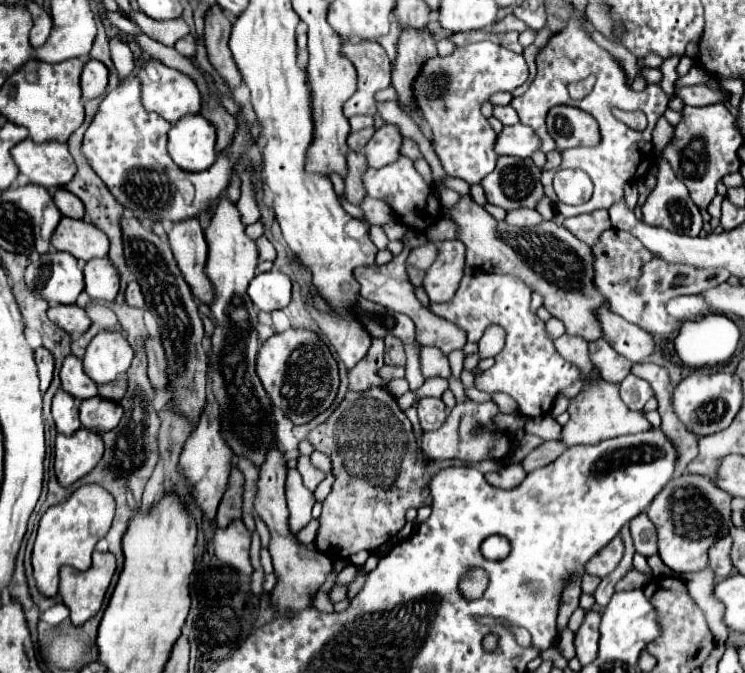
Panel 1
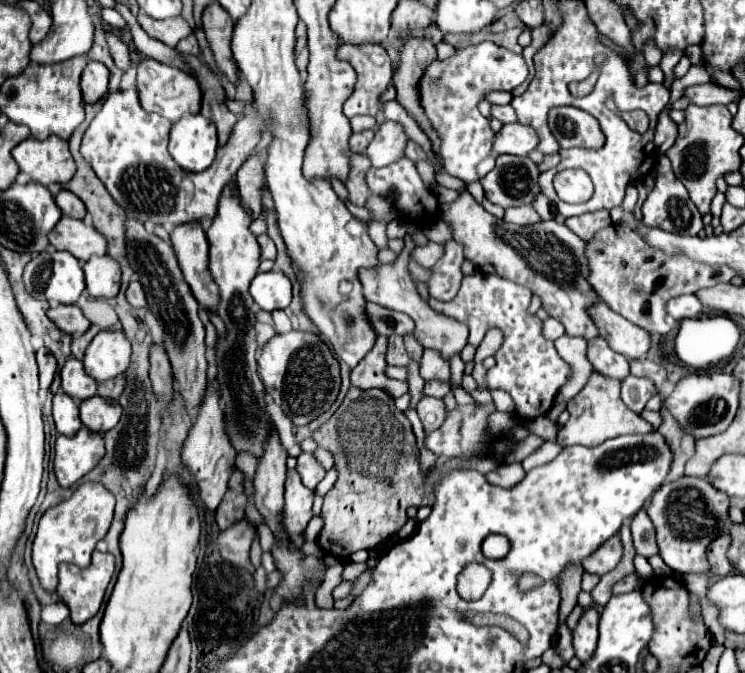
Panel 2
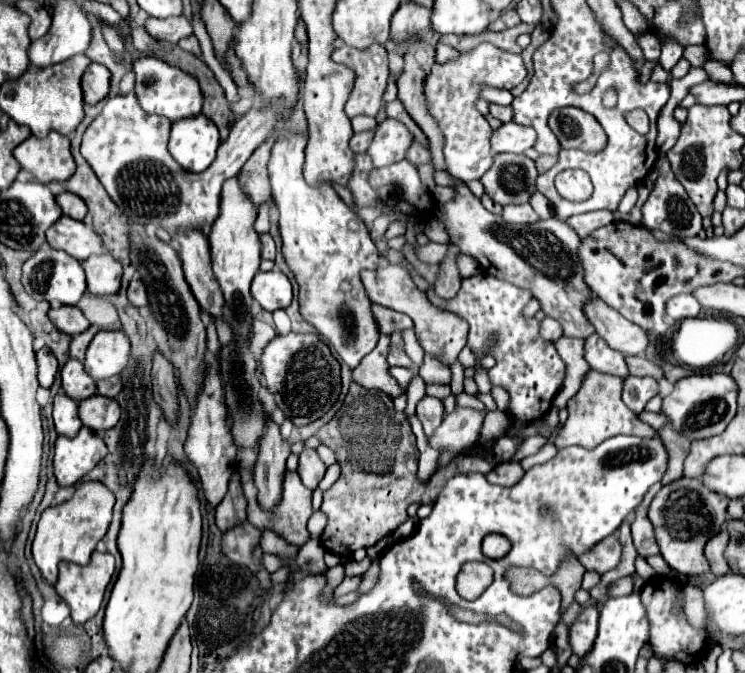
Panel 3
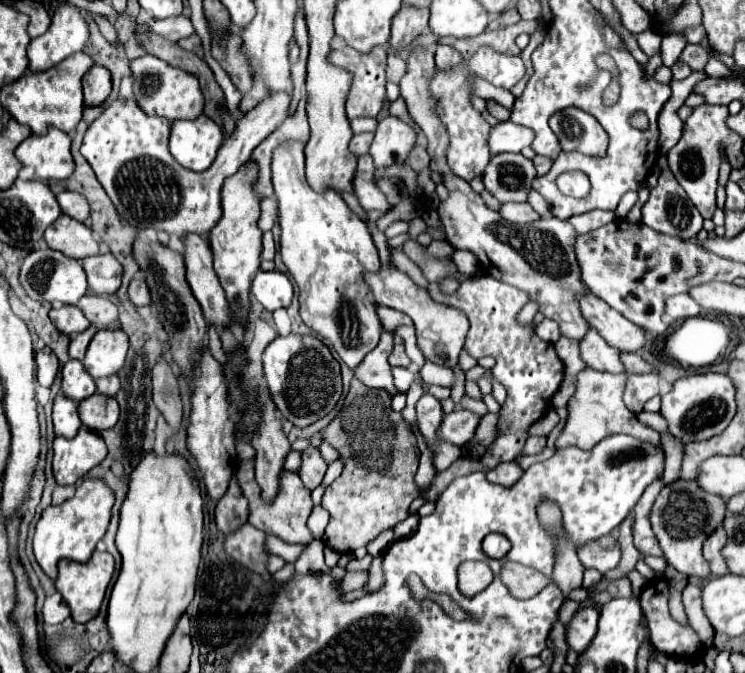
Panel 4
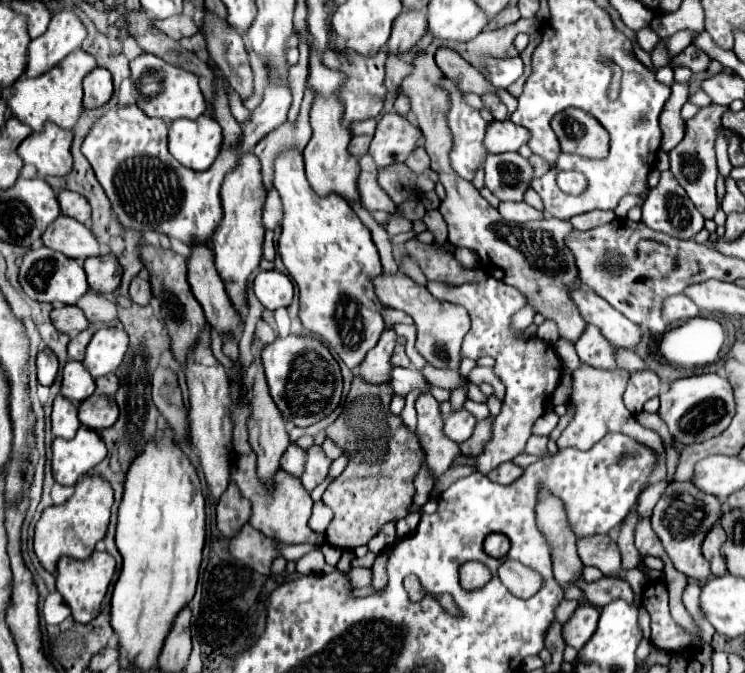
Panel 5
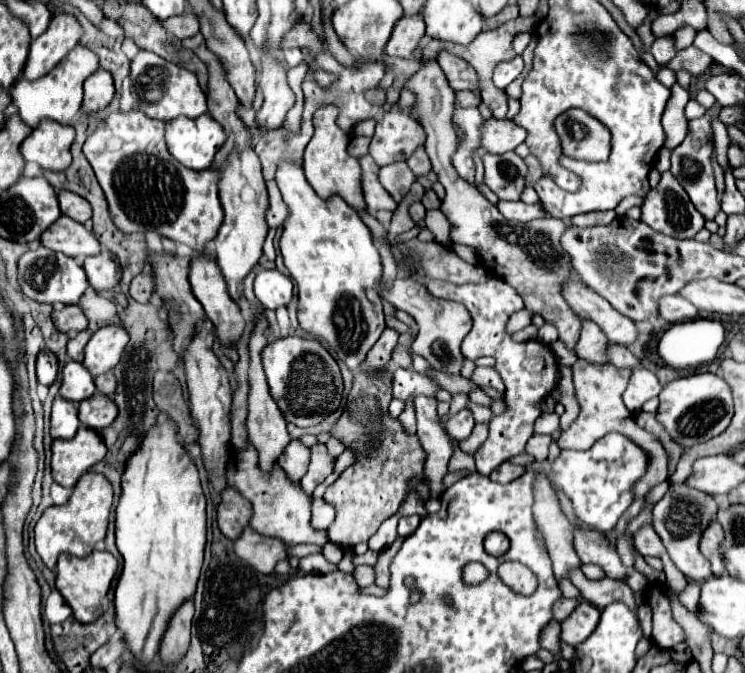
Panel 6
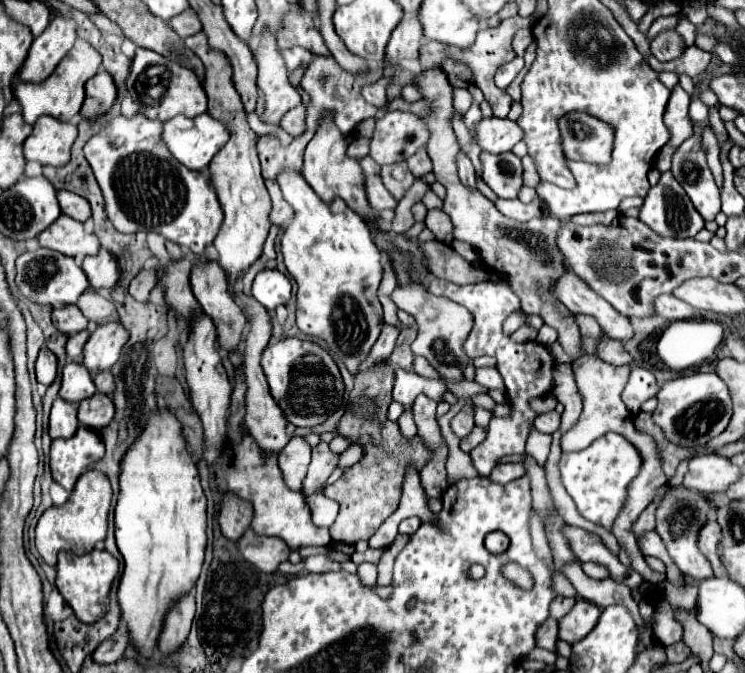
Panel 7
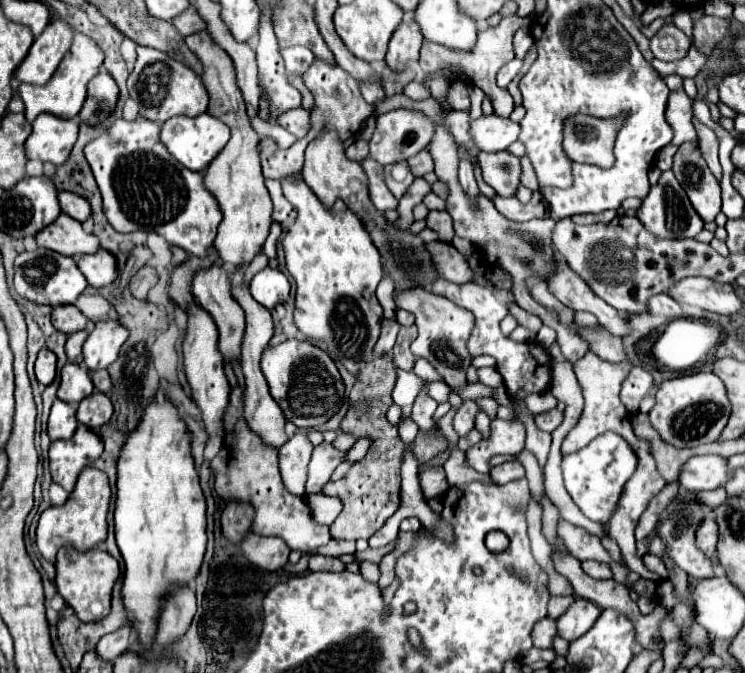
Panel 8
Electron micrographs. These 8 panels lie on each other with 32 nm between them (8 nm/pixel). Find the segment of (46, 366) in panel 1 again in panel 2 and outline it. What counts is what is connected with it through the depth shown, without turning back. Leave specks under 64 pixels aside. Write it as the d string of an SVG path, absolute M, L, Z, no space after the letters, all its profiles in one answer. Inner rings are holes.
M40 348L36 352L36 362L38 362L38 368L40 368L40 388L42 390L48 390L52 380L54 380L54 374L56 374L56 358L50 354L48 348Z

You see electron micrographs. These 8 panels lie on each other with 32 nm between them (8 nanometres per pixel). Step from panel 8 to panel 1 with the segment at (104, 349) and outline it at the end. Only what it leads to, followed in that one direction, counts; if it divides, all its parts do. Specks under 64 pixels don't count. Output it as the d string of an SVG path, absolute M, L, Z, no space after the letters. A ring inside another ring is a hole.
M100 332L86 348L84 372L96 382L106 384L122 376L132 362L132 348L120 332Z

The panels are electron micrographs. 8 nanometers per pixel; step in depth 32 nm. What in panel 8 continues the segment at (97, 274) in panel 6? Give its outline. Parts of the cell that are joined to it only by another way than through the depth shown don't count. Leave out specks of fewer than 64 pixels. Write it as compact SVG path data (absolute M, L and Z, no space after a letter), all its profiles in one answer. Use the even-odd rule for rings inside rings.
M104 248L94 254L80 254L78 268L92 288L104 288L116 278L116 258Z

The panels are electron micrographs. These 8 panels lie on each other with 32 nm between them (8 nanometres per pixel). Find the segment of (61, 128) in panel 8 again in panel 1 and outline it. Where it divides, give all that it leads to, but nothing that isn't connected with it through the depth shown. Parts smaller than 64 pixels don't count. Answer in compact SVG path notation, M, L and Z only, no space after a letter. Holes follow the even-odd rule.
M26 138L12 148L12 158L32 184L42 184L44 188L64 186L76 174L76 164L68 152L68 144L58 140L34 144L34 140Z

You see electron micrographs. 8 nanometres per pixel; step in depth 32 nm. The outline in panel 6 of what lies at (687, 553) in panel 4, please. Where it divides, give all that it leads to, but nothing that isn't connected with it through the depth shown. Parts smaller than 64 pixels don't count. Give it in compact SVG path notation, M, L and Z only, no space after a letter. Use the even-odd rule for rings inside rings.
M686 484L670 486L670 490L664 494L664 498L654 506L654 530L656 530L656 534L662 538L676 568L684 576L688 576L696 582L708 580L712 576L708 560L698 550L698 542L700 542L704 528L710 524L710 520L716 512L718 512L718 504L712 496L708 496L700 490L688 488Z

